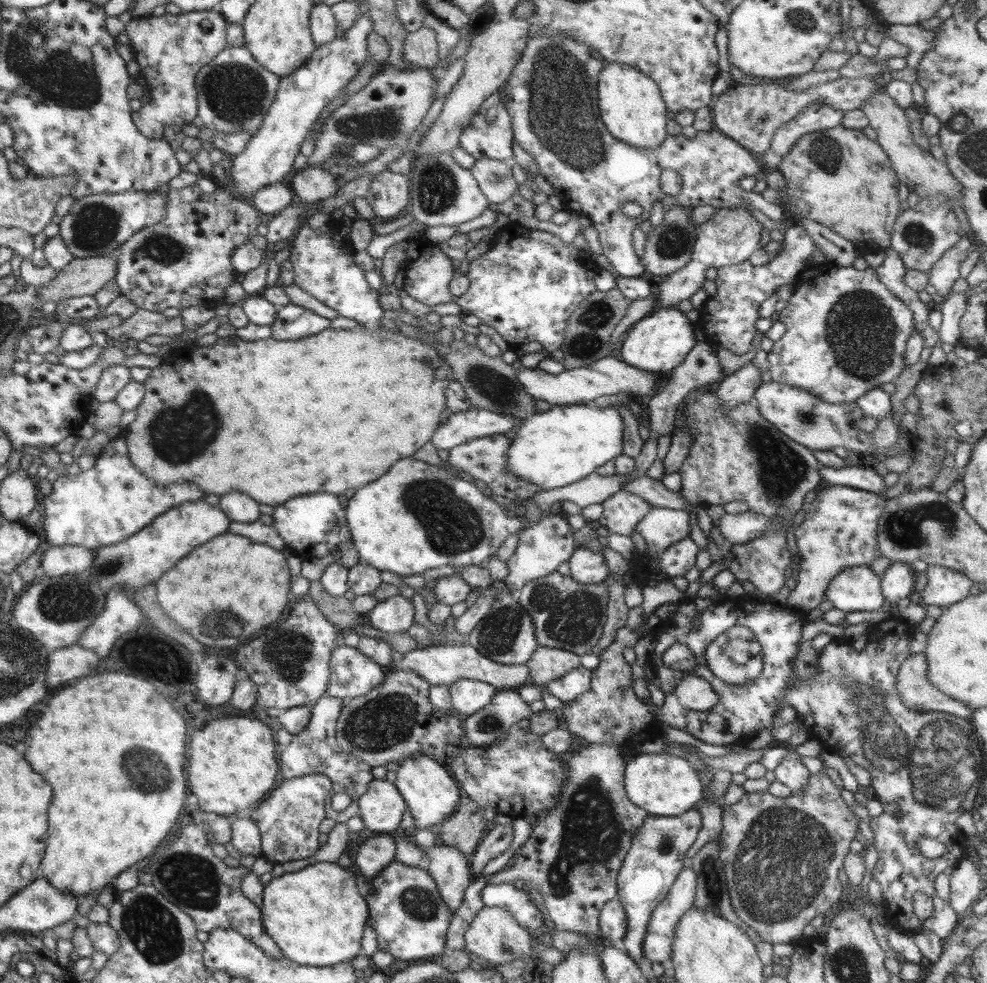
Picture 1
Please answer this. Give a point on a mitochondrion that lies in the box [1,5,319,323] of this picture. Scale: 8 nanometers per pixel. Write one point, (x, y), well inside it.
(68, 80)

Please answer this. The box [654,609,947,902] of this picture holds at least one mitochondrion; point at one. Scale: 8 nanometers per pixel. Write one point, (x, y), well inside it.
(739, 635)

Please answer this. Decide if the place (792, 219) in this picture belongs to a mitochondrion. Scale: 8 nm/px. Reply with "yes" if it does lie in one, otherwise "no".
no

